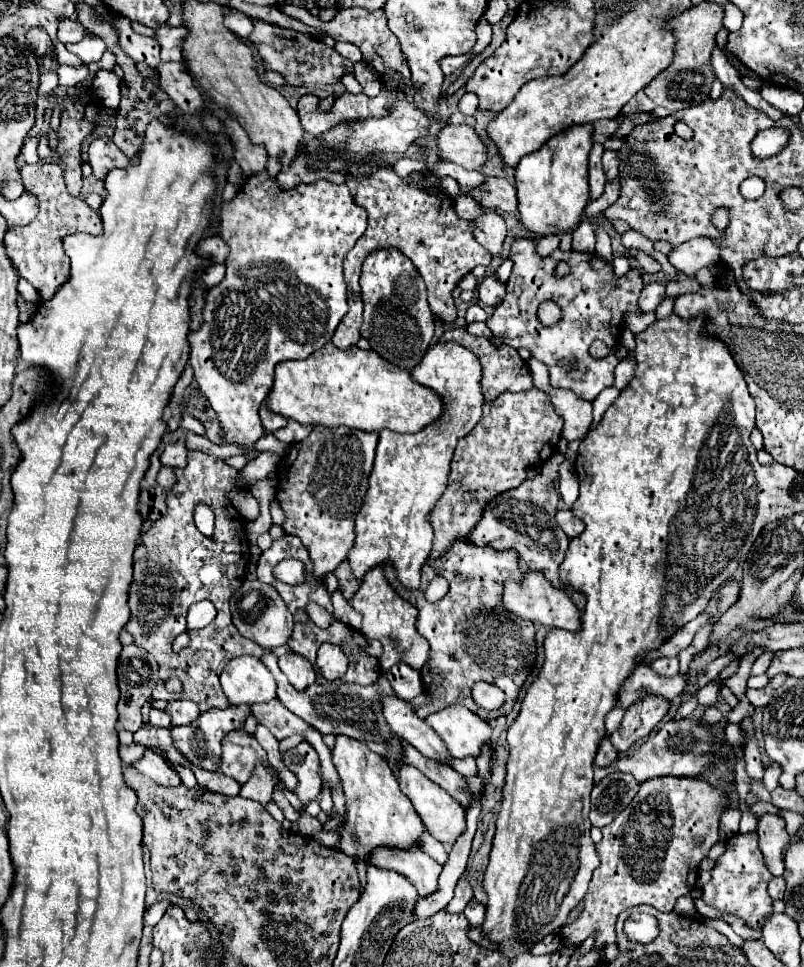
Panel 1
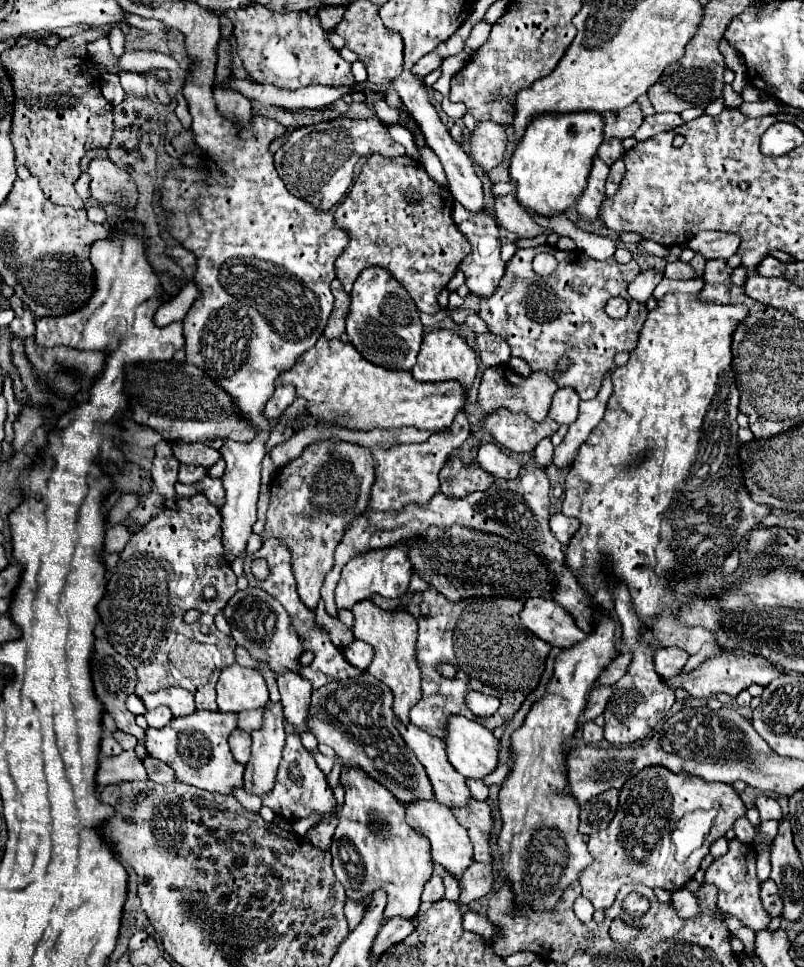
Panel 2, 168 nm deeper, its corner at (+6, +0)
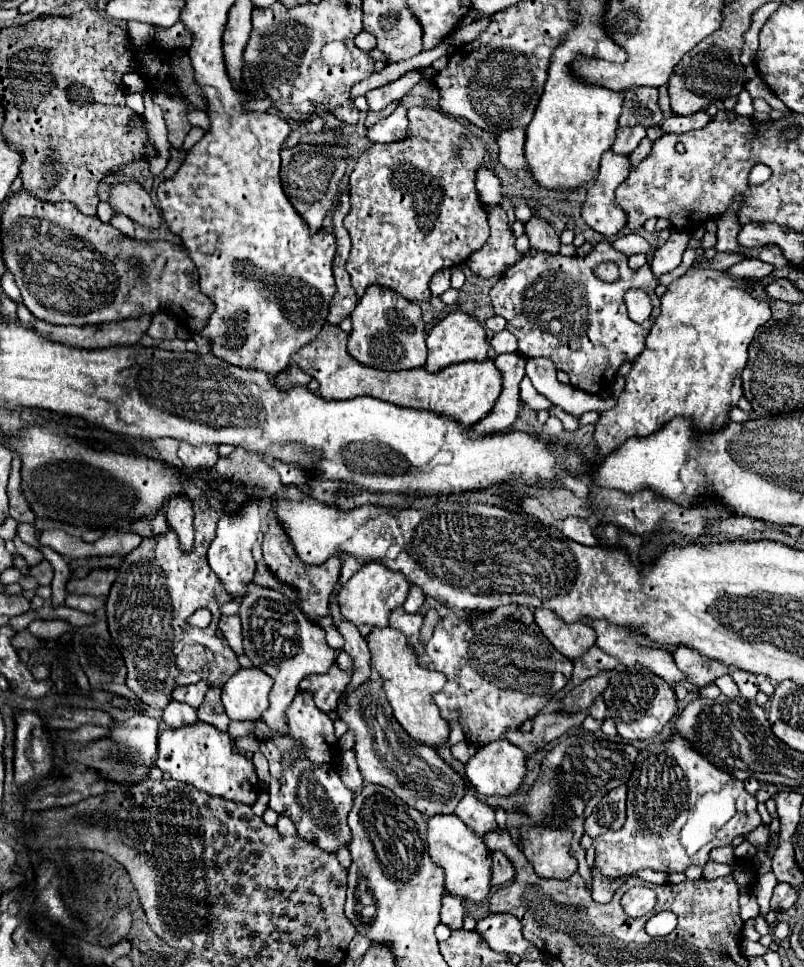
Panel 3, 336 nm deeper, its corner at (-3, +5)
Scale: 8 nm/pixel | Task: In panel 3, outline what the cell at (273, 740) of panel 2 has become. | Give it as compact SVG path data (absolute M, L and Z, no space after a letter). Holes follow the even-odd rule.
M251 586L249 594L243 598L243 604L239 606L239 618L243 624L245 656L253 662L255 668L263 670L275 680L269 694L271 706L263 712L263 722L267 722L269 728L275 728L281 734L285 734L287 724L283 716L297 694L299 680L303 680L303 676L309 676L309 674L327 672L327 668L331 668L331 664L335 664L337 660L337 650L333 650L325 642L323 628L319 628L317 624L311 624L291 598L271 588Z

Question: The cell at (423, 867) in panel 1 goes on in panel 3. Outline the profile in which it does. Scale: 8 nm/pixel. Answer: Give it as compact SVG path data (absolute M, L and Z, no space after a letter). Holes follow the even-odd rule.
M443 896L443 906L441 906L441 922L449 926L449 930L459 930L463 928L463 904L459 898L453 896Z

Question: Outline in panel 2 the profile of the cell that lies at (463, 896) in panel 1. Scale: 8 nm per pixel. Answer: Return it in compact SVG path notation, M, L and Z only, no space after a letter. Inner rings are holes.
M472 863L460 879L460 897L458 903L468 905L474 899L480 899L490 891L494 877L492 867L488 863Z

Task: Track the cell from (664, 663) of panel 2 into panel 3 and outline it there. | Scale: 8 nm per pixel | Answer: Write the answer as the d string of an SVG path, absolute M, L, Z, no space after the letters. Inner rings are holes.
M677 648L673 658L677 668L687 676L687 682L697 688L709 686L715 678L729 674L729 668L725 664L707 660L705 656L699 656L699 652L691 652L689 648Z

